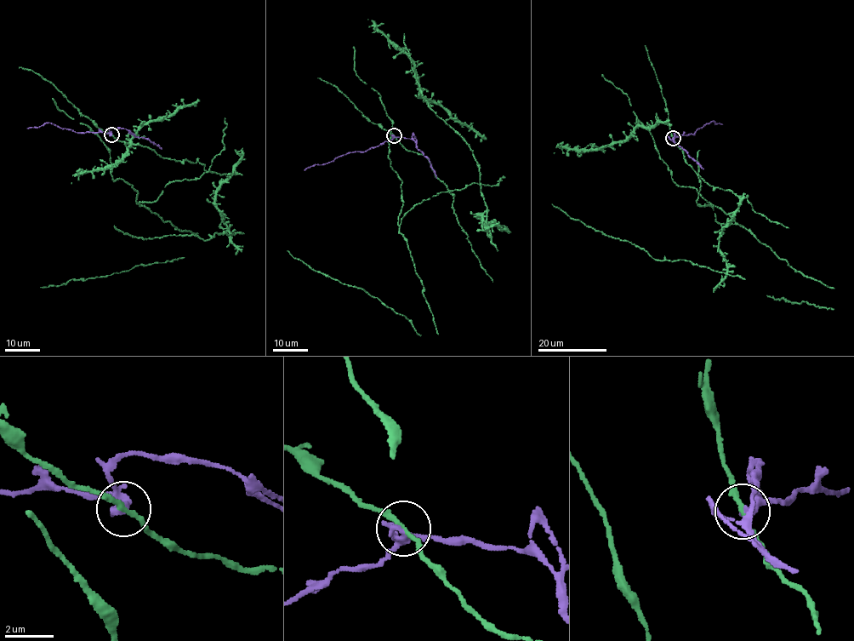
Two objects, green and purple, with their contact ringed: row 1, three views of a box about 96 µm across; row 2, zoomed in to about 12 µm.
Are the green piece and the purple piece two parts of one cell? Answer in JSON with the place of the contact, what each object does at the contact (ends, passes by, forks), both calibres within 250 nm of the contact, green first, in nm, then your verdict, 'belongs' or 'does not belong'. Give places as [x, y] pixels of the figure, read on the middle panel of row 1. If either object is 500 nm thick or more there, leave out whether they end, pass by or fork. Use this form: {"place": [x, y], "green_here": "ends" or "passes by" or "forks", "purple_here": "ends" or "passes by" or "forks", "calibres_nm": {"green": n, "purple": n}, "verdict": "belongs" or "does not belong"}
{"place": [394, 135], "green_here": "passes by", "purple_here": "forks", "calibres_nm": {"green": 200, "purple": 240}, "verdict": "does not belong"}

